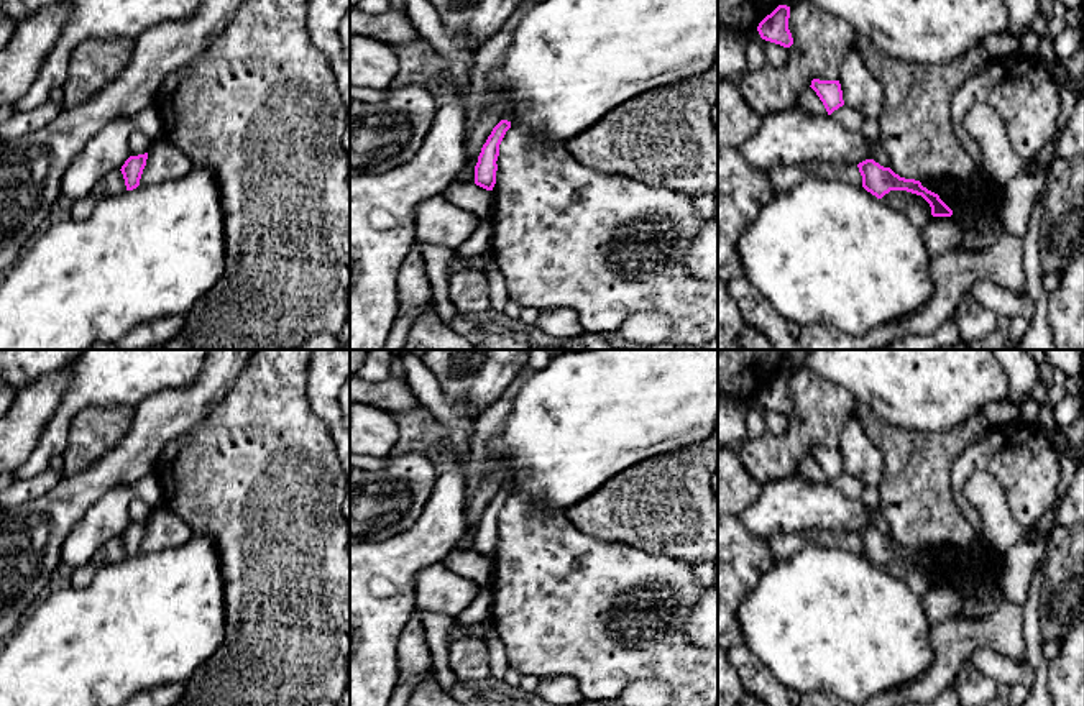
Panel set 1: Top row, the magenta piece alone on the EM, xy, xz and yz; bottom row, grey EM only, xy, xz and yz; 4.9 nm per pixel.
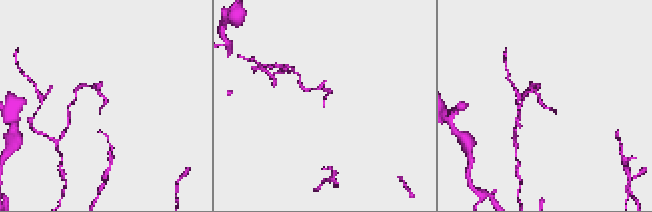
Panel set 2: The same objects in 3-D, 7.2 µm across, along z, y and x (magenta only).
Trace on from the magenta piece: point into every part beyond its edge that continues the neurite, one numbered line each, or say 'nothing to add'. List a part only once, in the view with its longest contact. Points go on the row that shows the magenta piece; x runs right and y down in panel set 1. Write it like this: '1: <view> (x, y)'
nothing to add

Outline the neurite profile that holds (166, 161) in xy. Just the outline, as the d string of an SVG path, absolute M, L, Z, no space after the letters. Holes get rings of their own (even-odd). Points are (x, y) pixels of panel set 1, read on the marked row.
M166 135L151 141L140 186L149 186L186 176L194 167L189 154Z

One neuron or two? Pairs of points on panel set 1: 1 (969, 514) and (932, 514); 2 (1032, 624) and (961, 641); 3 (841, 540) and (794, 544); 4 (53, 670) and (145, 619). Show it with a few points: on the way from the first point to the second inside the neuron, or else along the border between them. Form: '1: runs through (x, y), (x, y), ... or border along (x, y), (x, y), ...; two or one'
1: border along (950, 478), (953, 499), (973, 529), (964, 545); two
2: border along (1019, 608), (1027, 657); two
3: runs through (830, 539), (805, 539); one
4: runs through (76, 652), (101, 646), (122, 634); one

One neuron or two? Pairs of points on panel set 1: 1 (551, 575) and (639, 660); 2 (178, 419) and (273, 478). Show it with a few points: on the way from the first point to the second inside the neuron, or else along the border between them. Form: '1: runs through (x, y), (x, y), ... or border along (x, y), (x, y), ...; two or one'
1: runs through (569, 598), (616, 646); one
2: border along (220, 401), (161, 450); two

